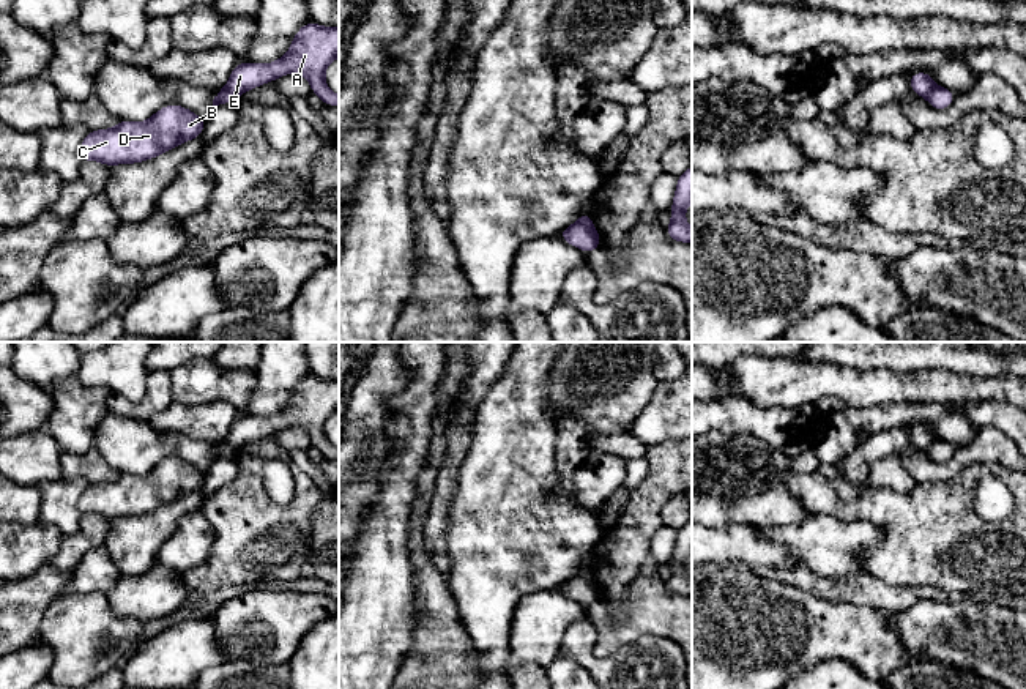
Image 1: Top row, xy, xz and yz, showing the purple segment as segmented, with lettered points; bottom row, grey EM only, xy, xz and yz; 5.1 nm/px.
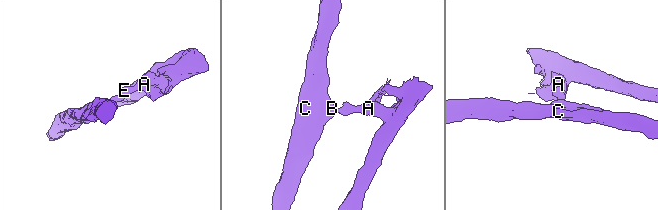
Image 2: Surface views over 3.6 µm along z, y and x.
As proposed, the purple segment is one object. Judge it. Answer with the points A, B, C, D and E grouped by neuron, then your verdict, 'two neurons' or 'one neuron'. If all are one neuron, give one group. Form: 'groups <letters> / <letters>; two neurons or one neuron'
groups A E / B C D; two neurons

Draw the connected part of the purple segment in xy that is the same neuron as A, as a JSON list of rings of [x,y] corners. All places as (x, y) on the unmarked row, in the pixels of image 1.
[[[304,377],[293,389],[292,400],[268,418],[238,416],[230,426],[225,443],[238,449],[251,441],[276,434],[288,426],[303,427],[325,459],[339,459],[339,448],[325,434],[326,419],[339,410],[339,380]]]

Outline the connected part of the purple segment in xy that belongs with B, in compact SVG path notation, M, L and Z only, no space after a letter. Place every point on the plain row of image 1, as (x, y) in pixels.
M169 457L142 476L121 473L115 481L90 482L79 500L79 509L109 520L148 514L202 489L203 481L202 470L178 457Z

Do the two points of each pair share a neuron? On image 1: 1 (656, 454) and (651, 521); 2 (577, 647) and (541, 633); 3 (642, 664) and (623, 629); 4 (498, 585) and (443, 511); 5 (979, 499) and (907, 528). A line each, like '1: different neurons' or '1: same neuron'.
1: same neuron
2: different neurons
3: different neurons
4: different neurons
5: different neurons

